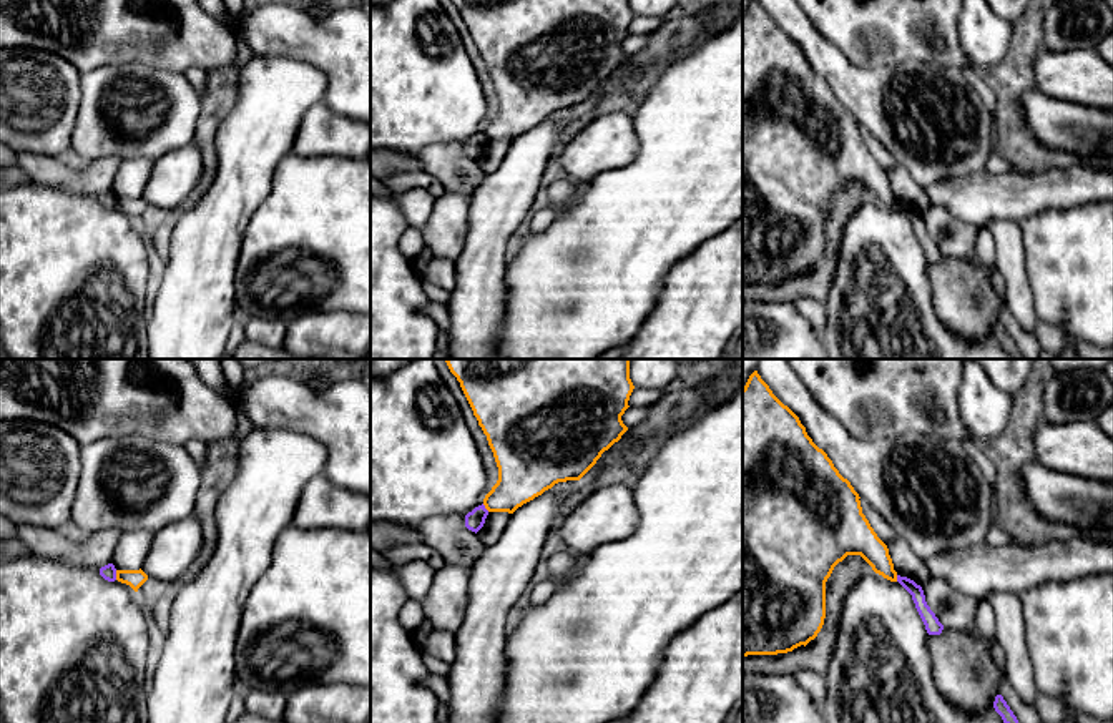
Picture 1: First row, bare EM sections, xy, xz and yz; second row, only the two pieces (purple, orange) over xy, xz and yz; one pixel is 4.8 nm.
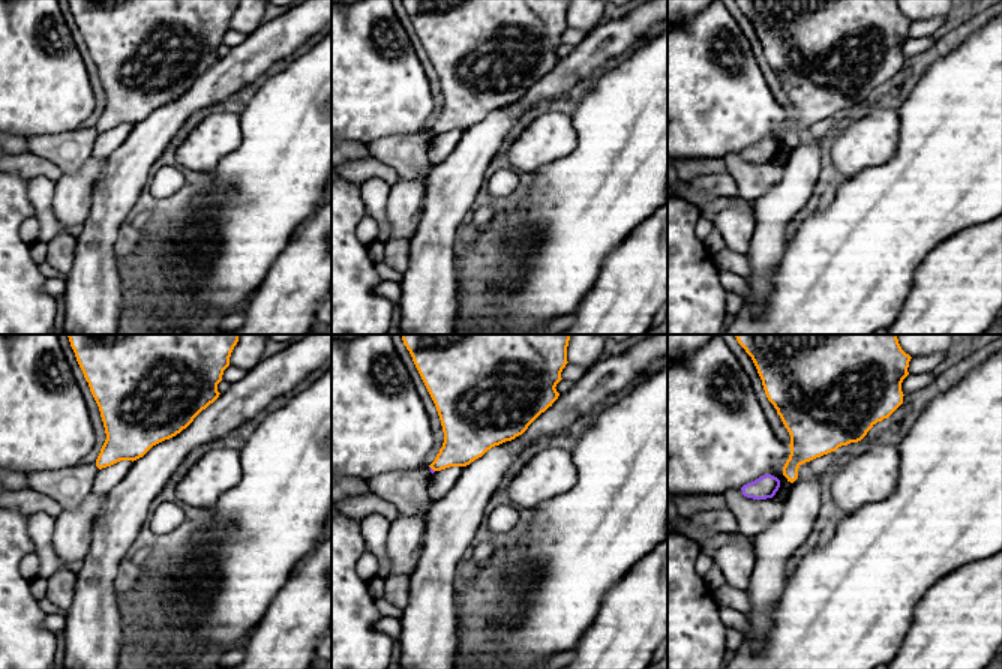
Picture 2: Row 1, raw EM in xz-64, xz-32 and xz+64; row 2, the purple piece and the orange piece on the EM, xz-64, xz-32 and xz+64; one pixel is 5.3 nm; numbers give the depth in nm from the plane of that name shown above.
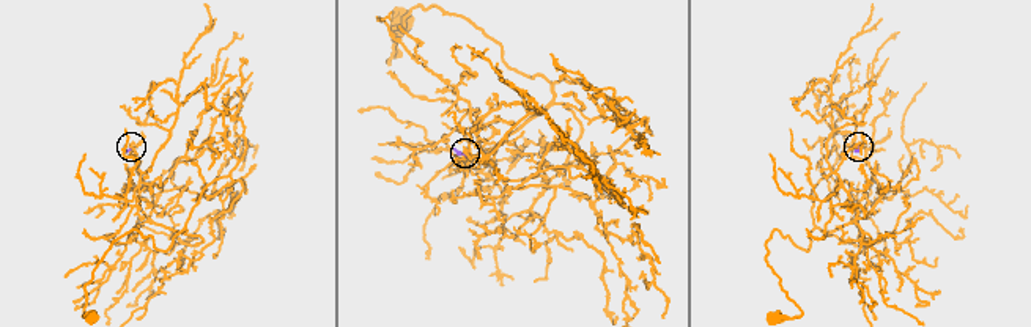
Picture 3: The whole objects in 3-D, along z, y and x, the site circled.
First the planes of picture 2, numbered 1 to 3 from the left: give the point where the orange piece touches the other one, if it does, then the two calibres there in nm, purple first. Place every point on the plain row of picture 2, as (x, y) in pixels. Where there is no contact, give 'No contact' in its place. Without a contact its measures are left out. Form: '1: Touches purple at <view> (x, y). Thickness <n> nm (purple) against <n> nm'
1: No contact
2: Touches purple at xz-32 (431, 132). Thickness 20 nm (purple) against 240 nm
3: No contact

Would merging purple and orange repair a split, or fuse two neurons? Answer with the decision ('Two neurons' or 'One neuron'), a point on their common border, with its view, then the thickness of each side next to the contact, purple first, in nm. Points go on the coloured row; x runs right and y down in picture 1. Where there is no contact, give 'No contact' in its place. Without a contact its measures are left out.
Two neurons. Touches purple at xy (115, 575). Thickness 80 nm (purple) against 90 nm

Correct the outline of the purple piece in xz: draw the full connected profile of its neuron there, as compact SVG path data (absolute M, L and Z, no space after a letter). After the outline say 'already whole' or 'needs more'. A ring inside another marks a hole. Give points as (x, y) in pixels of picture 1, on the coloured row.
M483 504L475 507L472 512L465 515L465 527L477 534L483 527L487 515L488 510Z; already whole

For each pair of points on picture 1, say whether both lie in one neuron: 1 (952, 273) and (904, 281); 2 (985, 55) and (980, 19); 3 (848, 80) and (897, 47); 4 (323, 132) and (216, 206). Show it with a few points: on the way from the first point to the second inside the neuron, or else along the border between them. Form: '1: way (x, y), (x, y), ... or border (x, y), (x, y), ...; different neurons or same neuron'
1: border (927, 263), (931, 300), (937, 316); different neurons
2: way (985, 47), (980, 27); same neuron
3: border (834, 45), (853, 65), (861, 68), (906, 62); different neurons
4: border (304, 115), (291, 152); different neurons

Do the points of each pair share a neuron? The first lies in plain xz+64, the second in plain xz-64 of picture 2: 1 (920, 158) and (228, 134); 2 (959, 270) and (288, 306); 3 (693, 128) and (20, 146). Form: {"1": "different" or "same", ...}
{"1": "different", "2": "same", "3": "different"}

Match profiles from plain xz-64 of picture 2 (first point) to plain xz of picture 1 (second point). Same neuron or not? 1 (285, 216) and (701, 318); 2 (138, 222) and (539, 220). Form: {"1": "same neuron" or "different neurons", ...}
{"1": "different neurons", "2": "same neuron"}

